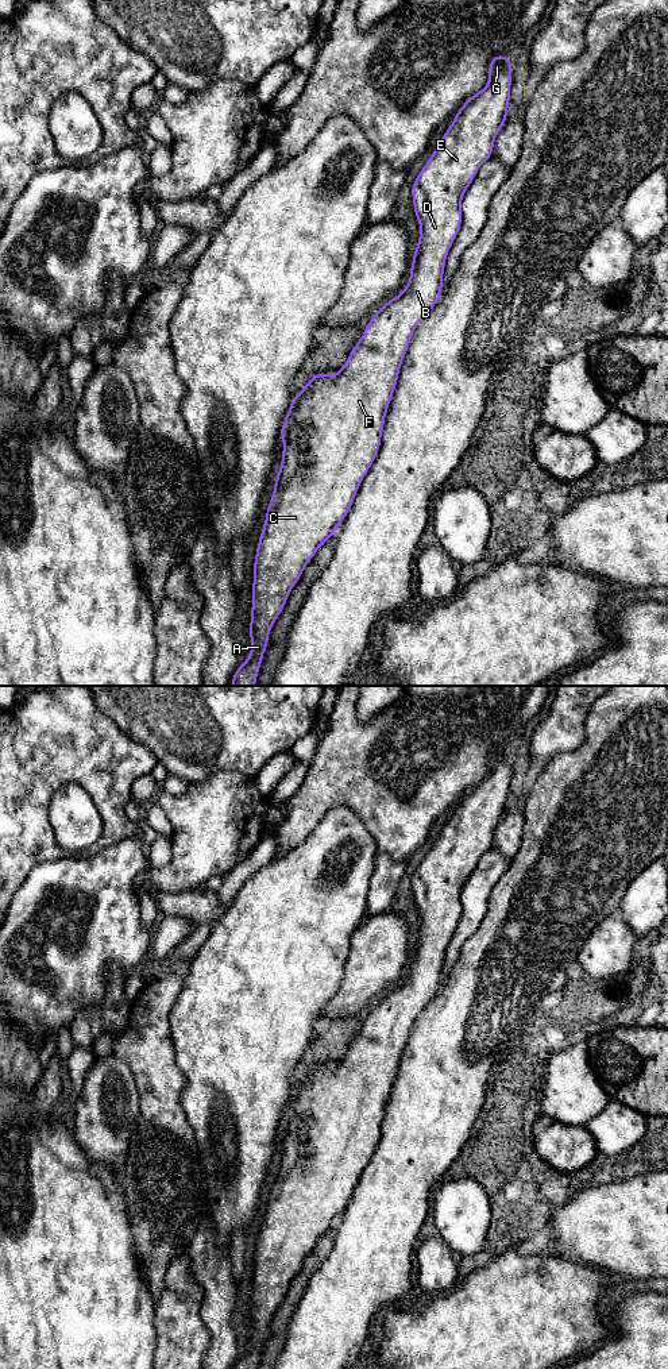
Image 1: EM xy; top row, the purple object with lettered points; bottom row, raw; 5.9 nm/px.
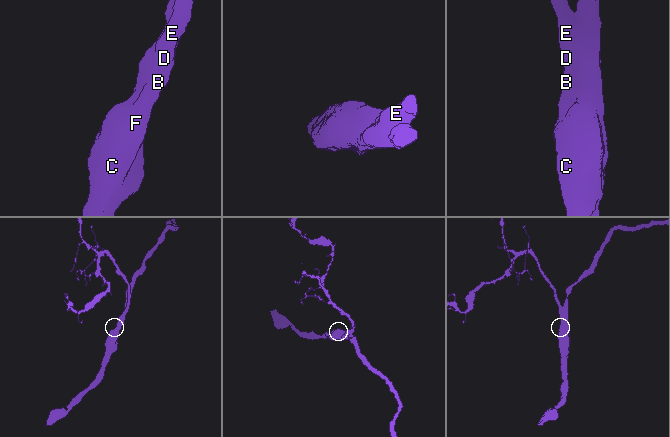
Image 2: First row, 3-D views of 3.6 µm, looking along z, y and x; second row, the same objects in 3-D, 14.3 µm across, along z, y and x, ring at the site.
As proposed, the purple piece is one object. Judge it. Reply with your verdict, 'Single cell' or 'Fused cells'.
Single cell

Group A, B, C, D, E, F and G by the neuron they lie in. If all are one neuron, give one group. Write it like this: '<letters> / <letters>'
A B C D E F G

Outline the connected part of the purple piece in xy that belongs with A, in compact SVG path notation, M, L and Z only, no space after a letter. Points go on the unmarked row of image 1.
M497 745L489 756L490 771L476 786L468 788L455 806L439 837L412 876L414 906L420 914L420 929L413 944L409 976L379 998L366 1017L360 1031L351 1041L345 1056L336 1067L318 1063L291 1090L279 1126L283 1130L282 1156L277 1164L274 1184L266 1202L266 1211L254 1253L252 1297L250 1312L250 1347L235 1362L233 1369L256 1369L267 1339L269 1324L281 1306L293 1277L317 1241L329 1231L344 1212L356 1183L381 1139L382 1121L389 1095L398 1072L399 1060L418 1014L437 995L443 982L445 949L462 917L462 890L483 853L493 848L494 832L509 805L511 778L511 749Z

